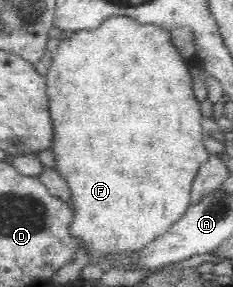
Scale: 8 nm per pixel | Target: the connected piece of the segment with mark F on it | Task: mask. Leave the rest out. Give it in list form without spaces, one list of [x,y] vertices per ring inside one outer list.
[[[132,16],[107,17],[98,28],[76,31],[67,39],[60,40],[60,46],[52,54],[52,61],[45,74],[47,100],[49,103],[49,113],[53,121],[53,146],[52,154],[55,158],[55,170],[67,180],[68,188],[72,191],[73,216],[74,220],[70,224],[70,233],[77,237],[79,244],[85,246],[90,256],[92,264],[100,264],[102,267],[114,267],[123,270],[119,266],[109,266],[101,262],[101,258],[110,252],[119,253],[138,252],[155,237],[162,236],[177,220],[180,220],[186,209],[191,205],[192,182],[201,164],[206,162],[211,152],[208,152],[202,144],[200,102],[194,98],[192,86],[190,86],[190,74],[188,74],[188,64],[180,58],[176,46],[170,42],[170,32],[166,32],[169,27],[162,27],[156,24],[142,24],[134,20]]]

